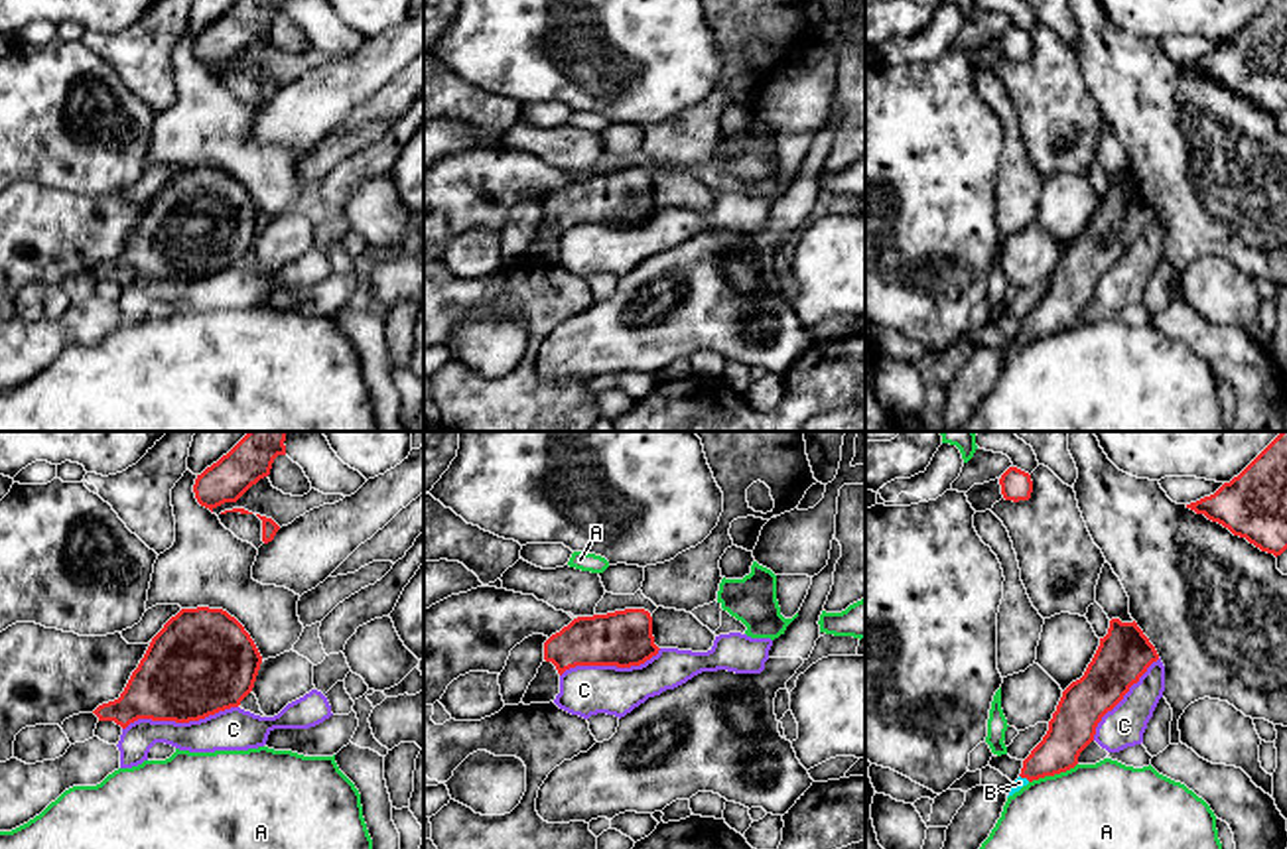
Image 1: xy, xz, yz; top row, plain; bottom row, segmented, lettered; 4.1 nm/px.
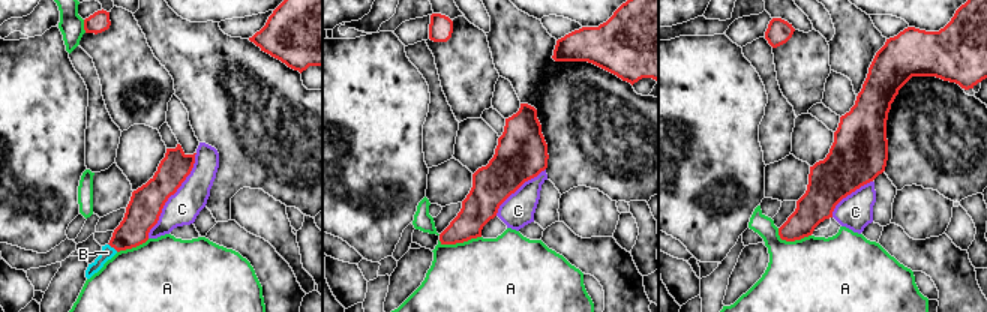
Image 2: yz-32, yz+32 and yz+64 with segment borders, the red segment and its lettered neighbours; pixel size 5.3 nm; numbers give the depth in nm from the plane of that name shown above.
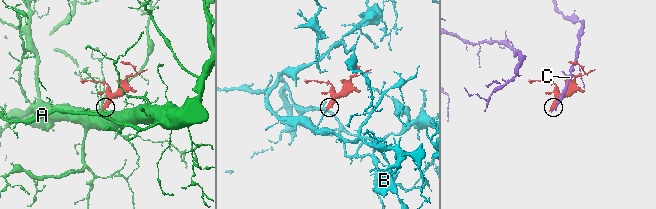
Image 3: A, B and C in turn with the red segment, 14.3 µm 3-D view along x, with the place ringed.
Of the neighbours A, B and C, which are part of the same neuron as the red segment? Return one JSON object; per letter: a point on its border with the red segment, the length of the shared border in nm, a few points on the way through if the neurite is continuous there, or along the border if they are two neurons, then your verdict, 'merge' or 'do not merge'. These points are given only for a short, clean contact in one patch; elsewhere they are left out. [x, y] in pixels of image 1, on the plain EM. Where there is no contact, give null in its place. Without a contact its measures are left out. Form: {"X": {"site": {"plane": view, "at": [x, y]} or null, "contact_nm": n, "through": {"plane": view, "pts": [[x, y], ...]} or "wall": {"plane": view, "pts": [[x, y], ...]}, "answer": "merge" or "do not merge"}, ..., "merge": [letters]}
{"A": {"site": {"plane": "yz", "at": [1053, 333]}, "contact_nm": 220, "answer": "do not merge"}, "B": {"site": {"plane": "yz", "at": [1025, 335]}, "contact_nm": 50, "through": {"plane": "yz", "pts": [[1069, 292], [1025, 335], [1019, 341]]}, "answer": "merge"}, "C": {"site": {"plane": "xy", "at": [180, 280]}, "contact_nm": 480, "answer": "do not merge"}, "merge": ["B"]}

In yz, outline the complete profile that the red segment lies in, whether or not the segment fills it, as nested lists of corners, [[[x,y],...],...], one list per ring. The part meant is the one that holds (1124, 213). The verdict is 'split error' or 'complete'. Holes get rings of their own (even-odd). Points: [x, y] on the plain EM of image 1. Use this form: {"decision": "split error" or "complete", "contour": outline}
{"decision": "split error", "contour": [[[1110,179],[1108,193],[1084,234],[1064,250],[1043,299],[1023,319],[1009,355],[1033,339],[1066,331],[1094,299],[1102,276],[1112,270],[1133,242],[1159,219],[1155,205],[1137,181]]]}

